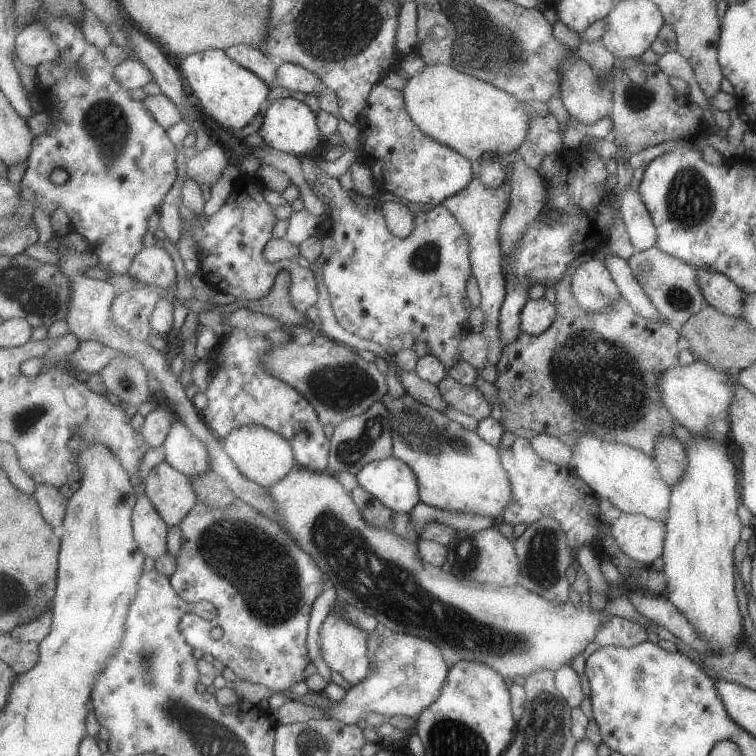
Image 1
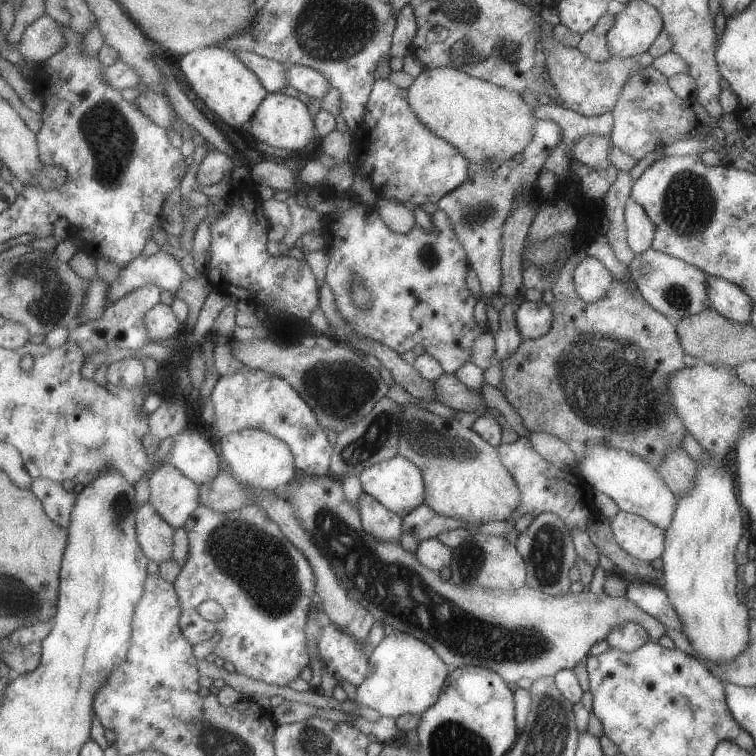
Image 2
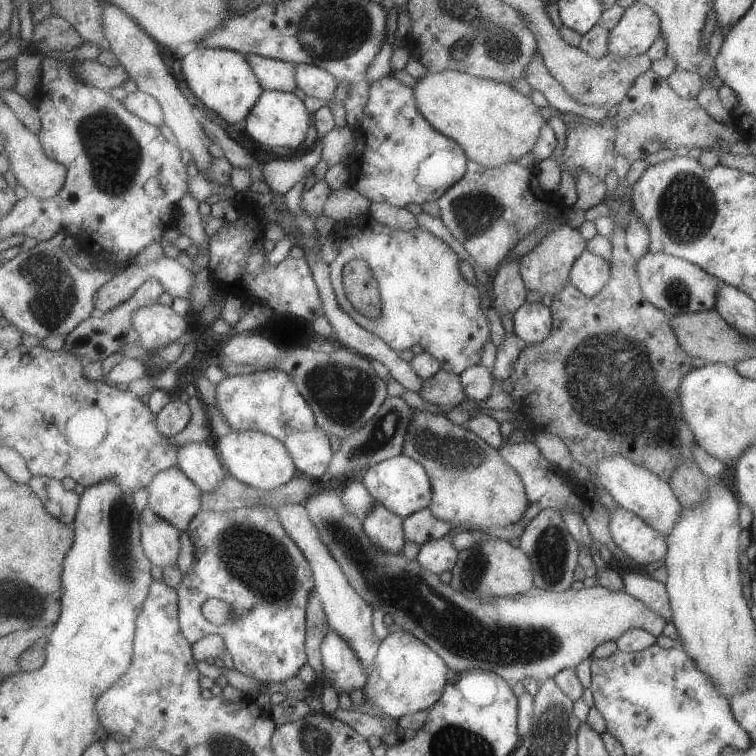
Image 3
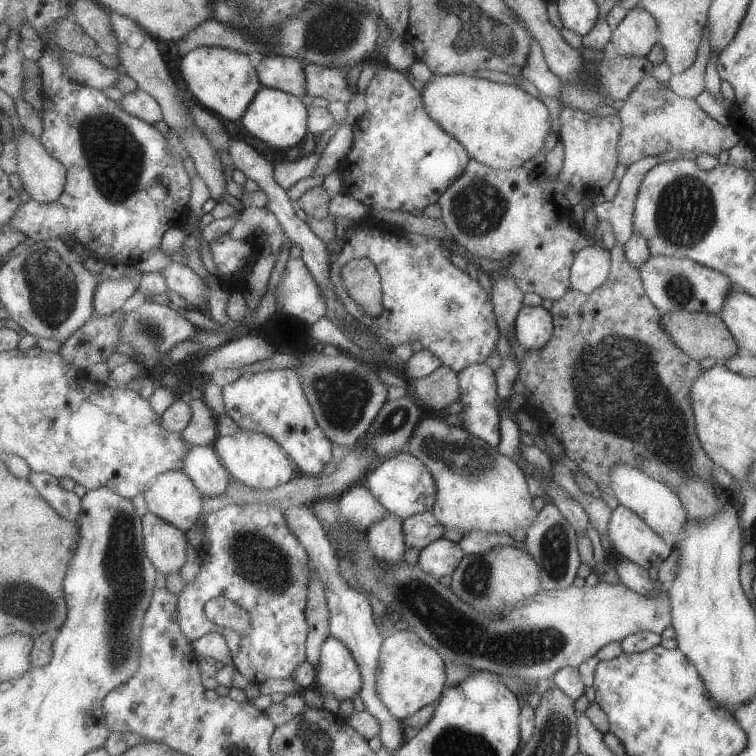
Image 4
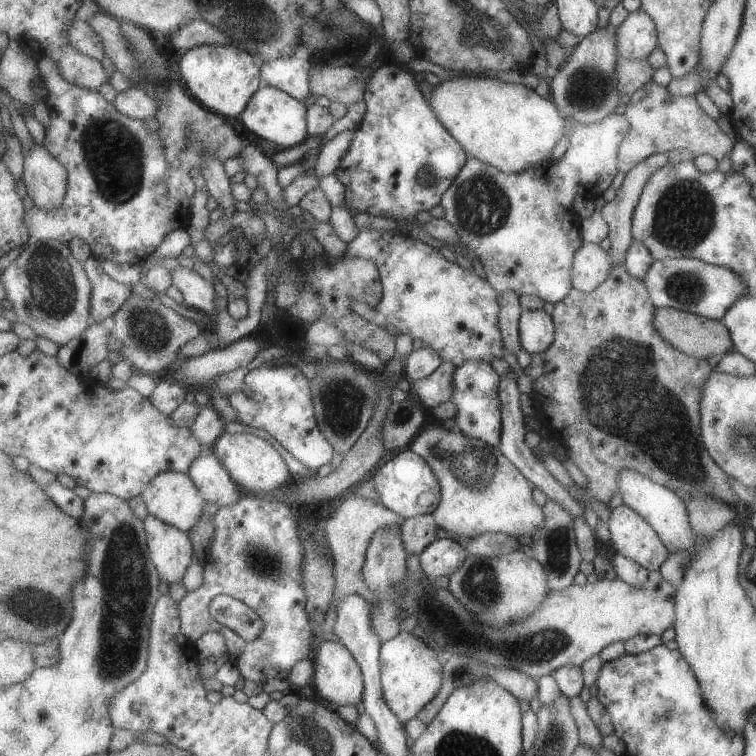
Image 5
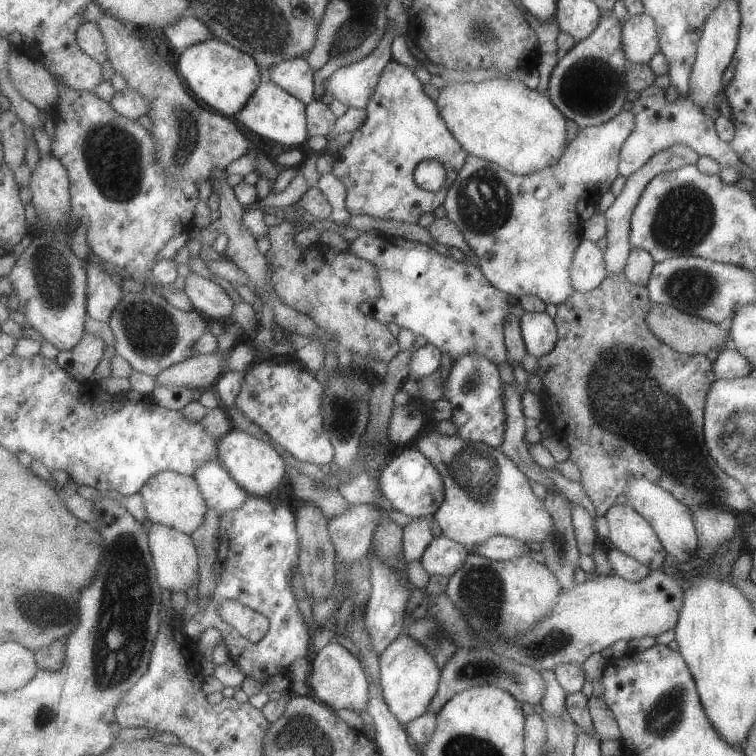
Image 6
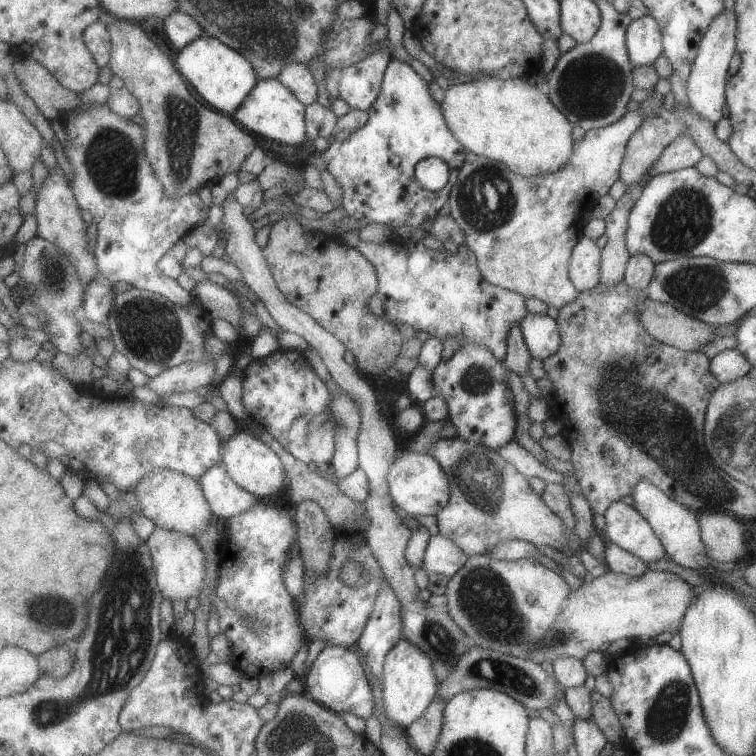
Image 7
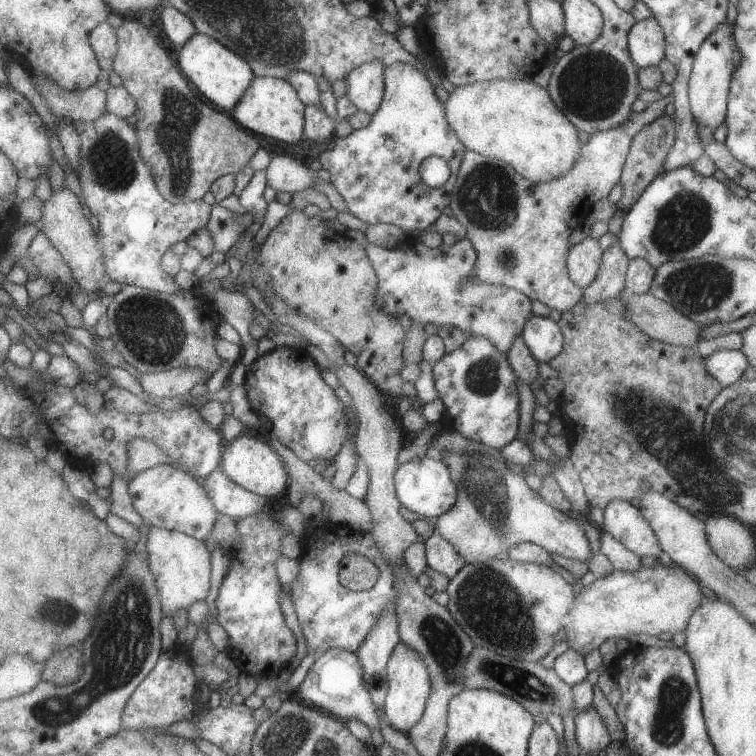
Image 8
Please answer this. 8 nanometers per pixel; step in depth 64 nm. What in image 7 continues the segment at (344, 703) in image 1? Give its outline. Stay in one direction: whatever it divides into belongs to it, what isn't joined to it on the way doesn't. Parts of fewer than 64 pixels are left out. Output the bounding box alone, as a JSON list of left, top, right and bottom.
[383,638,439,729]

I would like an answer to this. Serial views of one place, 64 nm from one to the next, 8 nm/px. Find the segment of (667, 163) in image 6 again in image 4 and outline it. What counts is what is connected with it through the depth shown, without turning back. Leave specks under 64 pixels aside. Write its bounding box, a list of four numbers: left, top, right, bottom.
[588,155,660,245]

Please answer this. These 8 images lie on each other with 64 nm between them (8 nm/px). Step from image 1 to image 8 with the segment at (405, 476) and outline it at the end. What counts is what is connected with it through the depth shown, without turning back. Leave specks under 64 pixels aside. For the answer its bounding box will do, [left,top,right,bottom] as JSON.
[395,454,457,521]

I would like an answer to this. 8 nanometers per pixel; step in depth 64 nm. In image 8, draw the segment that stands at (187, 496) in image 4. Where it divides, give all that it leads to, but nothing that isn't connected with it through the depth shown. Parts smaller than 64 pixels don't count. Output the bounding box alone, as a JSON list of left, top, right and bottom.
[129,465,219,541]

